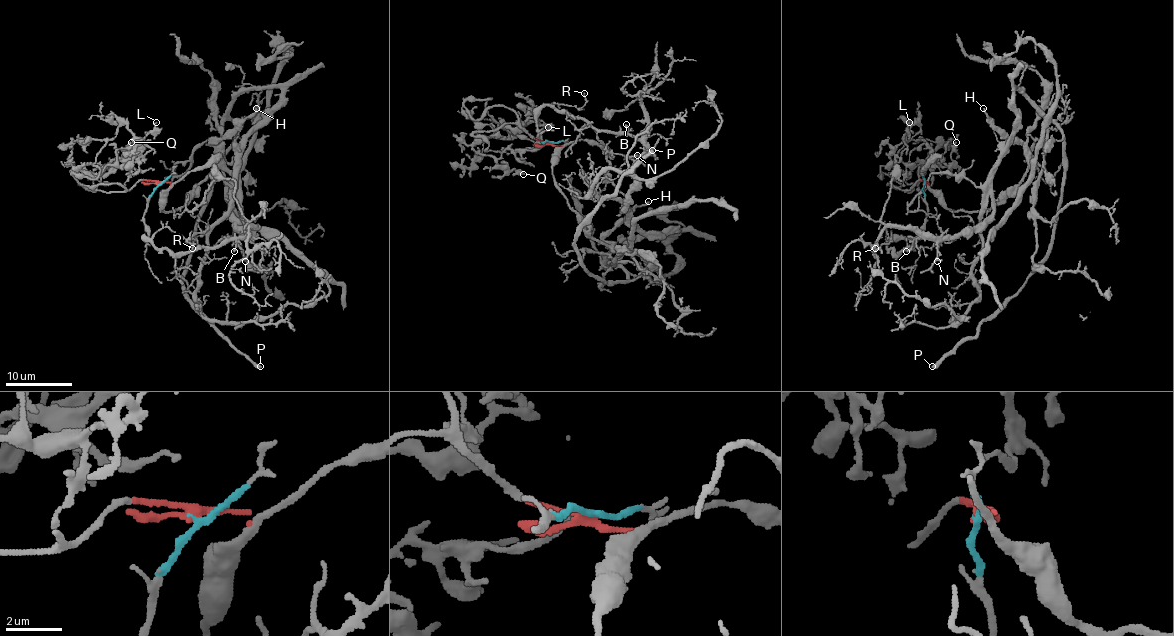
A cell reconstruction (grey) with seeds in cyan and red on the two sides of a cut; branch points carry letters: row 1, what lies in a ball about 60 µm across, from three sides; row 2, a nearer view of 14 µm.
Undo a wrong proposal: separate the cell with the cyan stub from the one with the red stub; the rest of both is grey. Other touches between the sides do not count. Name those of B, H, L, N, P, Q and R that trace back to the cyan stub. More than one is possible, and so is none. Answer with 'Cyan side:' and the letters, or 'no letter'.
Cyan side: B, N, P, R

